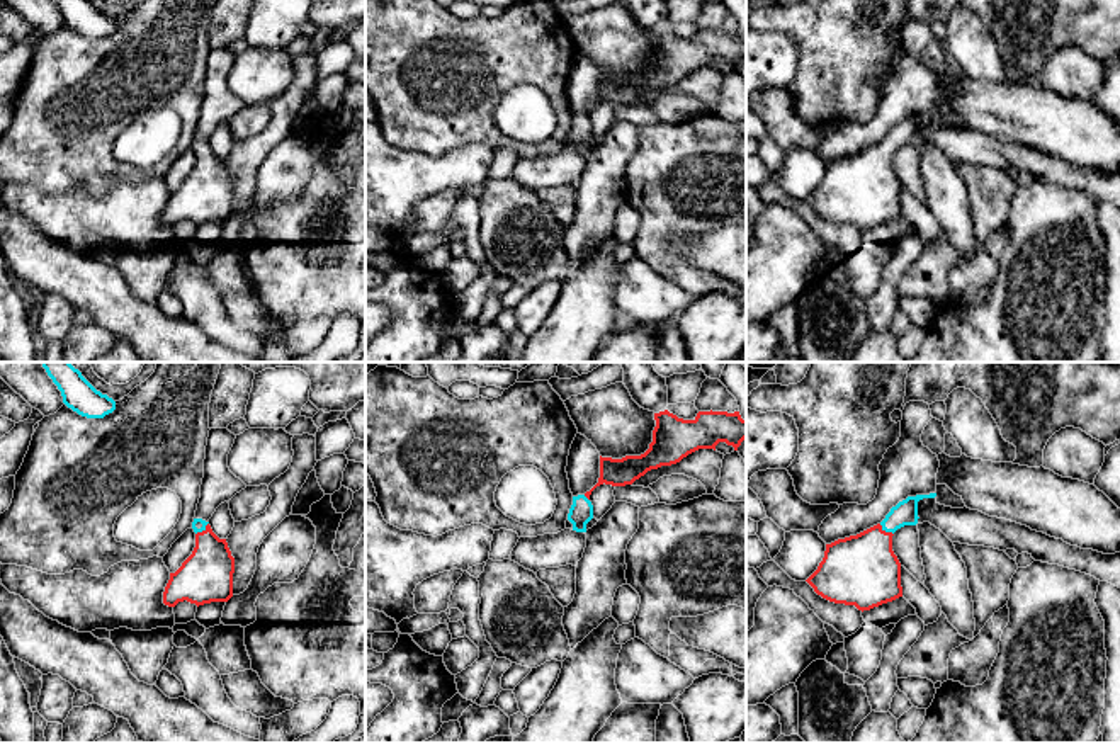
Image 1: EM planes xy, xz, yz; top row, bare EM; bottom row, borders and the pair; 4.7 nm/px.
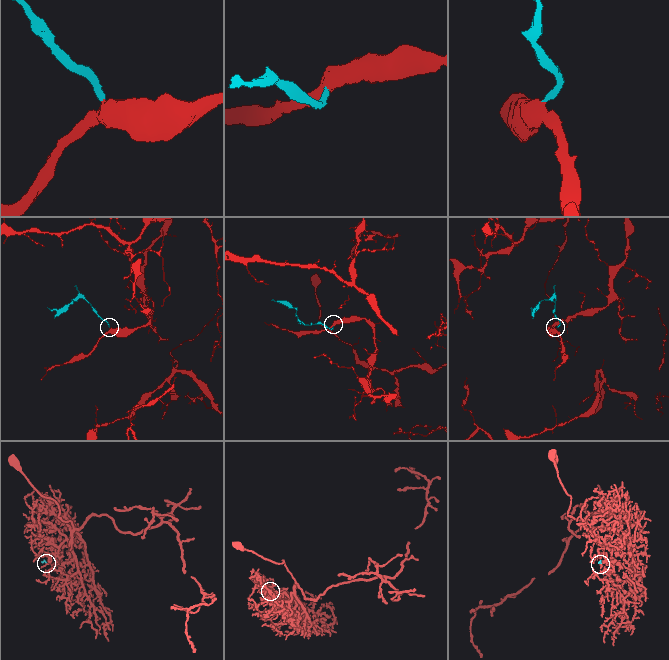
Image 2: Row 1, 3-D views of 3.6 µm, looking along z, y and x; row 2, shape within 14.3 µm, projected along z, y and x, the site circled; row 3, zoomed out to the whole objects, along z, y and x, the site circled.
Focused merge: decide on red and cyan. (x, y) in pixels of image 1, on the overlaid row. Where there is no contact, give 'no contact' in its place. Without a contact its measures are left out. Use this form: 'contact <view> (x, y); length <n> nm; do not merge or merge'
contact yz (884, 531); length 90 nm; merge

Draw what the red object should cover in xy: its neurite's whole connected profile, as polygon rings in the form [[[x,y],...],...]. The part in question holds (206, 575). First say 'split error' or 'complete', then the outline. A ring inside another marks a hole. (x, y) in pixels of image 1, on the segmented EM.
split error; [[[194,519],[192,529],[195,547],[182,566],[170,573],[163,592],[163,604],[168,607],[184,600],[199,607],[233,597],[235,558],[226,539],[219,539],[202,519]]]

